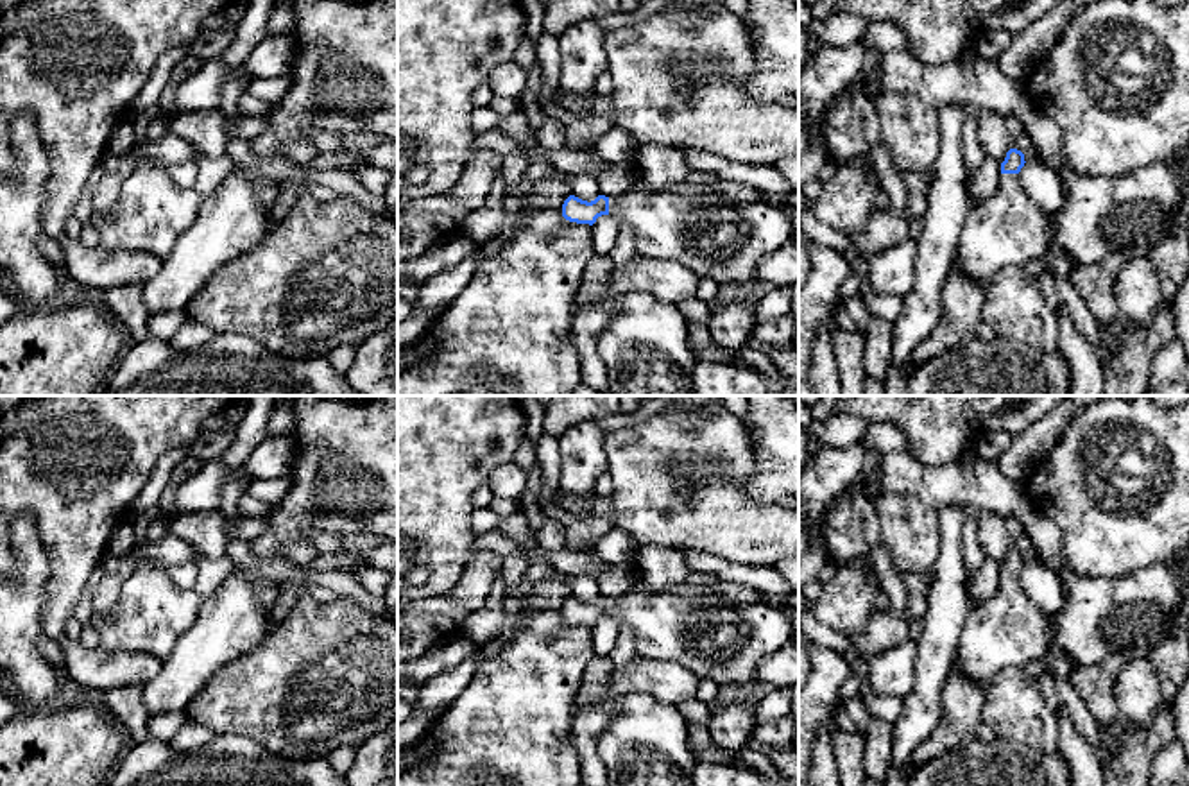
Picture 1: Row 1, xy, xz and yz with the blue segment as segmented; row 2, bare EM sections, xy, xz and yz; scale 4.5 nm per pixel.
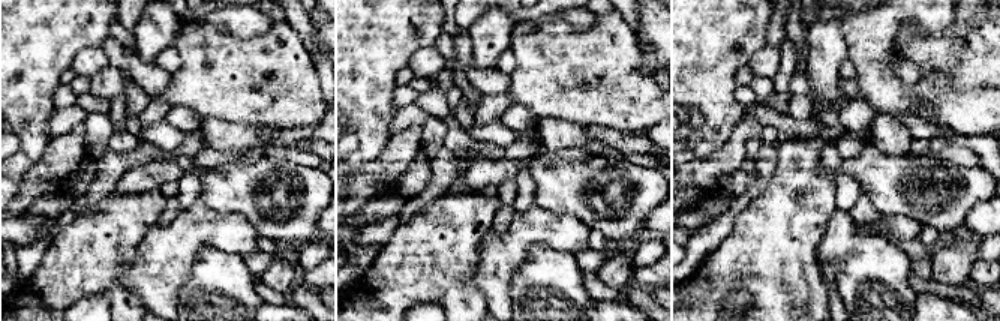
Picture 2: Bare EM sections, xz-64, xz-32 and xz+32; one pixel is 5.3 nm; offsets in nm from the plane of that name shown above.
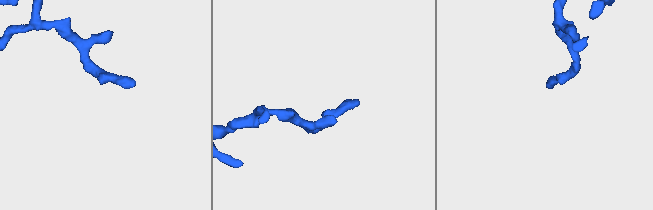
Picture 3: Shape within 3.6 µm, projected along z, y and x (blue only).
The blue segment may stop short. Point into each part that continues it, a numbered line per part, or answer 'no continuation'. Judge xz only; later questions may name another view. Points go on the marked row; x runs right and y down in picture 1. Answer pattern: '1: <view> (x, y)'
1: xz (717, 237)

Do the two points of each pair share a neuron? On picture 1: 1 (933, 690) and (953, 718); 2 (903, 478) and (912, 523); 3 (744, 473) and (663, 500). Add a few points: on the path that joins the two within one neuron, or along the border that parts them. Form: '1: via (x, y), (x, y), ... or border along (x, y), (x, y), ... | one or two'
1: border along (953, 663), (944, 686), (944, 713), (924, 742) | two
2: border along (878, 491), (914, 495), (935, 511) | two
3: via (724, 491), (708, 507), (683, 507) | one

